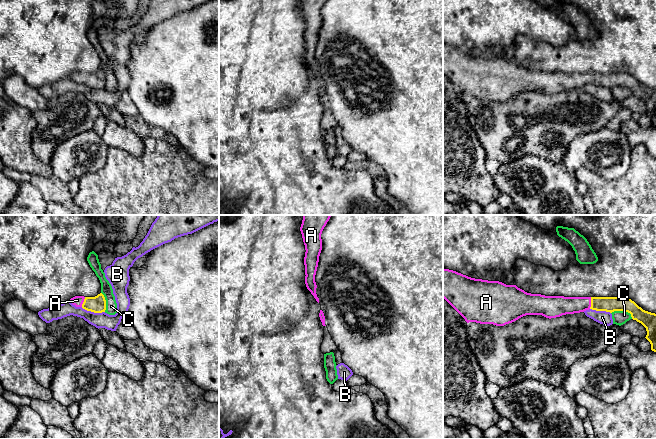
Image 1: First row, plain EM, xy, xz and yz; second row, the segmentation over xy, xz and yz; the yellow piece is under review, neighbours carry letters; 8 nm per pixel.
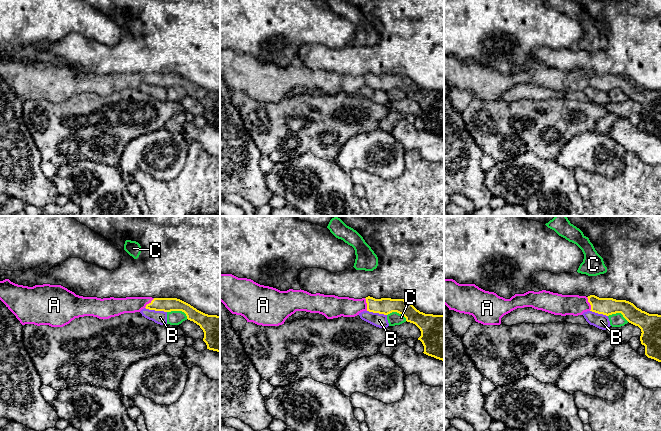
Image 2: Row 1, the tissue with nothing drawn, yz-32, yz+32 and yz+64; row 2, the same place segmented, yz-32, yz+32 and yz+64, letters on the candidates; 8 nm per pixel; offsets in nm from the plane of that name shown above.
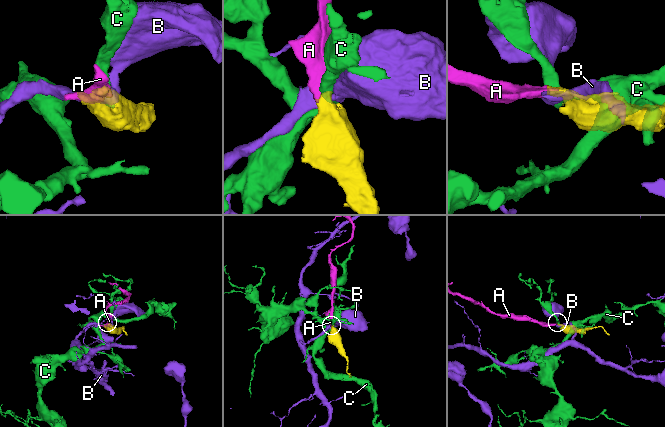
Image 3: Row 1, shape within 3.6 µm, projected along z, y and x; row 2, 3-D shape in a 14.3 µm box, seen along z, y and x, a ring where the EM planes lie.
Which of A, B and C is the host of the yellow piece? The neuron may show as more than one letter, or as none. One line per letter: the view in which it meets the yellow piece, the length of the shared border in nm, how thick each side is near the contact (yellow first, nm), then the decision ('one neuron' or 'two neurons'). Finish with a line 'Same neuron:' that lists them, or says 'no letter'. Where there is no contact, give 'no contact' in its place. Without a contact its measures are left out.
A: meets yellow in yz; contact 100 nm long; 130 nm thick on the yellow side, 160 nm on the other; one neuron
B: meets yellow in xy; contact 200 nm long; 140 nm thick on the yellow side, 130 nm on the other; two neurons
C: meets yellow in yz; contact 180 nm long; 130 nm thick on the yellow side, 110 nm on the other; two neurons
Same neuron: A

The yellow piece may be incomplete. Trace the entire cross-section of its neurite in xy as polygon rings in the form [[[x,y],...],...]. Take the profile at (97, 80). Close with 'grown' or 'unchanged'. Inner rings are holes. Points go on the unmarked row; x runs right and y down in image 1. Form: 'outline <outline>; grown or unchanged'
outline [[[102,69],[95,73],[75,72],[70,78],[76,83],[82,83],[87,87],[102,89],[106,86],[106,76]]]; grown

